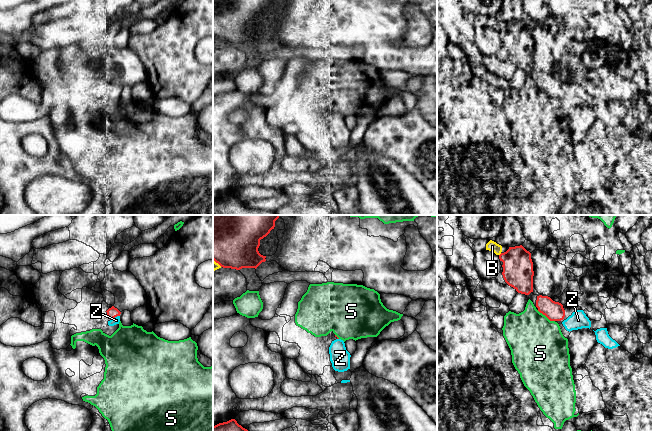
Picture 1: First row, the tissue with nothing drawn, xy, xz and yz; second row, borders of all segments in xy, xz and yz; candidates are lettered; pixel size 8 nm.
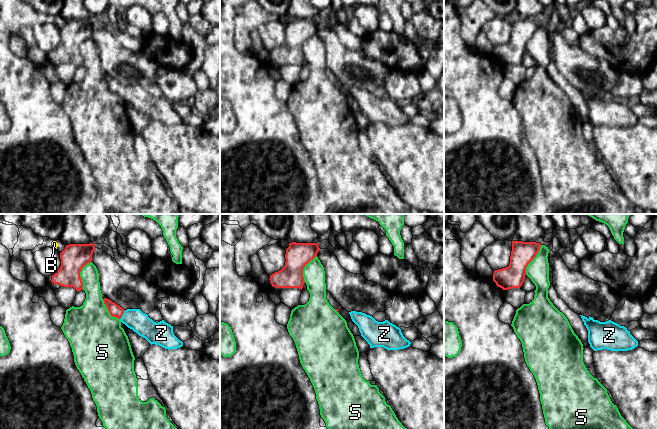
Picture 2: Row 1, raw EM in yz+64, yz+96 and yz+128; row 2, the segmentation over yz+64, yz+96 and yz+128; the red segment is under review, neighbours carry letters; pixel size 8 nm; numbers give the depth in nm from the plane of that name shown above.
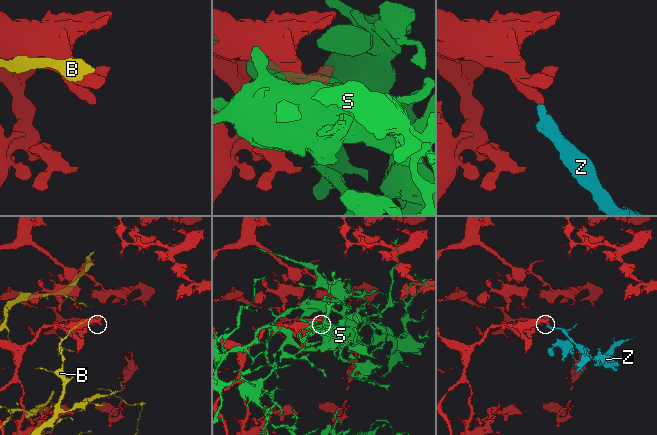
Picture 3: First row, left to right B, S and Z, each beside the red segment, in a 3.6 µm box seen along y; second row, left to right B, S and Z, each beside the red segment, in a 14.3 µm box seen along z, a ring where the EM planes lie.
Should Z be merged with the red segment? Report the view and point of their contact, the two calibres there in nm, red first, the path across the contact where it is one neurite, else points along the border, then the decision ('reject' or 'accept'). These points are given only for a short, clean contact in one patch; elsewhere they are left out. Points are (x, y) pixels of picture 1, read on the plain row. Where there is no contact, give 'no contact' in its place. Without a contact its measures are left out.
contact xy (115, 92); calibres 90 and 60 nm; accept

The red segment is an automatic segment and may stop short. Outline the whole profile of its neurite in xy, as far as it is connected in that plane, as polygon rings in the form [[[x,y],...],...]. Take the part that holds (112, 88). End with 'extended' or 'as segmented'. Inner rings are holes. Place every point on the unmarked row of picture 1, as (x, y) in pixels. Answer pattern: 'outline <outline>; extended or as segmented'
outline [[[112,82],[106,88],[107,88],[108,94],[110,95],[108,97],[108,101],[109,102],[114,102],[116,100],[119,100],[121,88],[117,84],[115,84],[114,82]]]; extended

